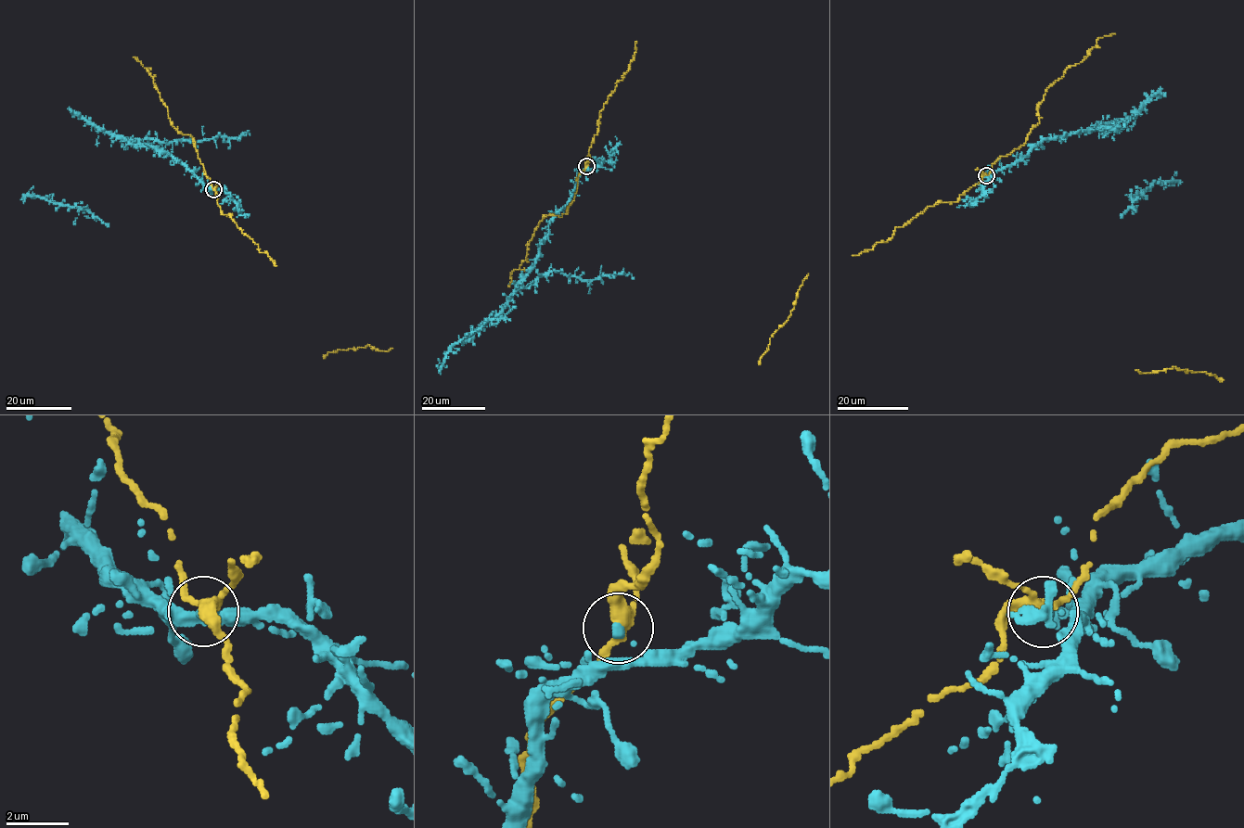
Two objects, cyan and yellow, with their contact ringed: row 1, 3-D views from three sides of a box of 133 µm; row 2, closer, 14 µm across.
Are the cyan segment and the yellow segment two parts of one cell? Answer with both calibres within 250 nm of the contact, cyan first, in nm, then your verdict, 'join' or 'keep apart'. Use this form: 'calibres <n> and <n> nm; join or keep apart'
calibres 240 and 320 nm; keep apart

